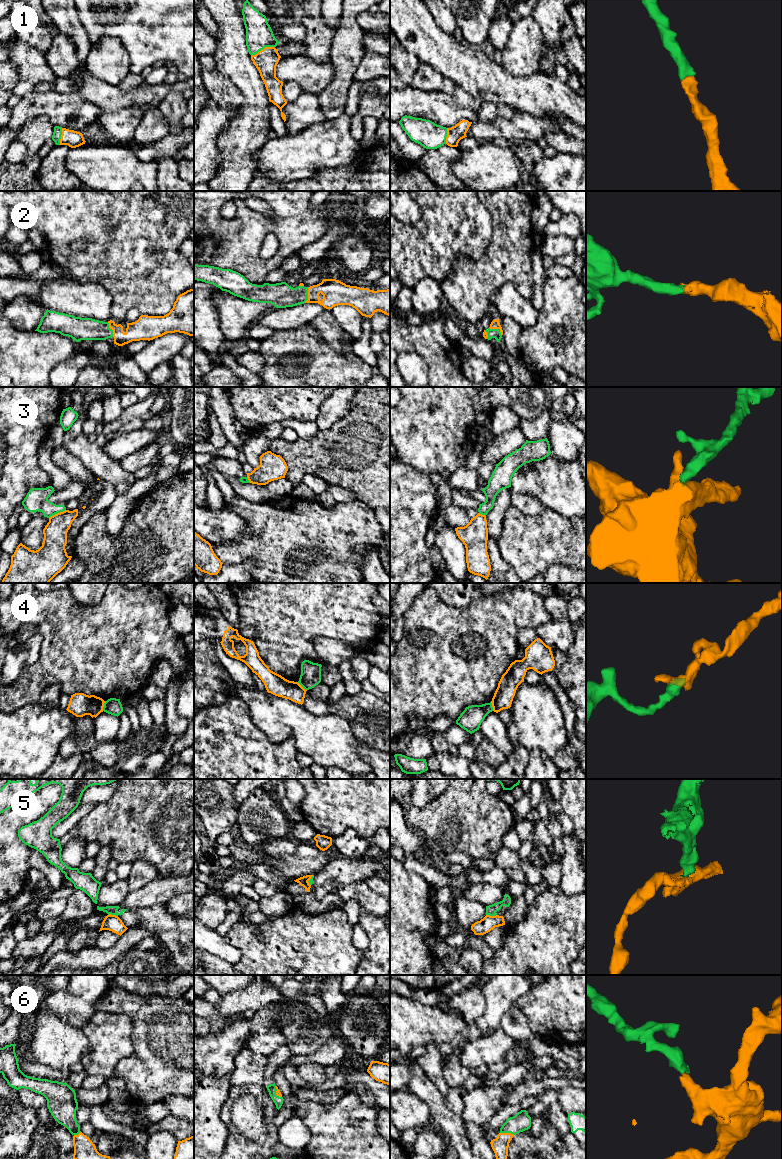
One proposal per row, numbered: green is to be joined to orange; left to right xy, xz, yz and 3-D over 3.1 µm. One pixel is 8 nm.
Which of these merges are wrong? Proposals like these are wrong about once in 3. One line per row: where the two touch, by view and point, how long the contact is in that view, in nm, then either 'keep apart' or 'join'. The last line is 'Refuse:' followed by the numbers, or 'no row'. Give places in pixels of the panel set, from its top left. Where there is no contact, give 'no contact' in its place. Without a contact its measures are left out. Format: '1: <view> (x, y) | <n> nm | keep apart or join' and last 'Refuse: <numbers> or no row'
1: xz (263, 49) | 200 nm | join
2: yz (497, 328) | 120 nm | join
3: xy (57, 513) | 150 nm | keep apart
4: xy (103, 706) | 80 nm | keep apart
5: yz (491, 916) | 90 nm | keep apart
6: yz (507, 1133) | 110 nm | join
Refuse: 3, 4, 5

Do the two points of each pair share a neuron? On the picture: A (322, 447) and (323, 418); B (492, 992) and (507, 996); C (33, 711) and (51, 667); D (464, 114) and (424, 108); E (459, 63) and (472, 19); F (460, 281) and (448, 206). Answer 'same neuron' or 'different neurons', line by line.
A: different neurons
B: same neuron
C: different neurons
D: same neuron
E: different neurons
F: different neurons

